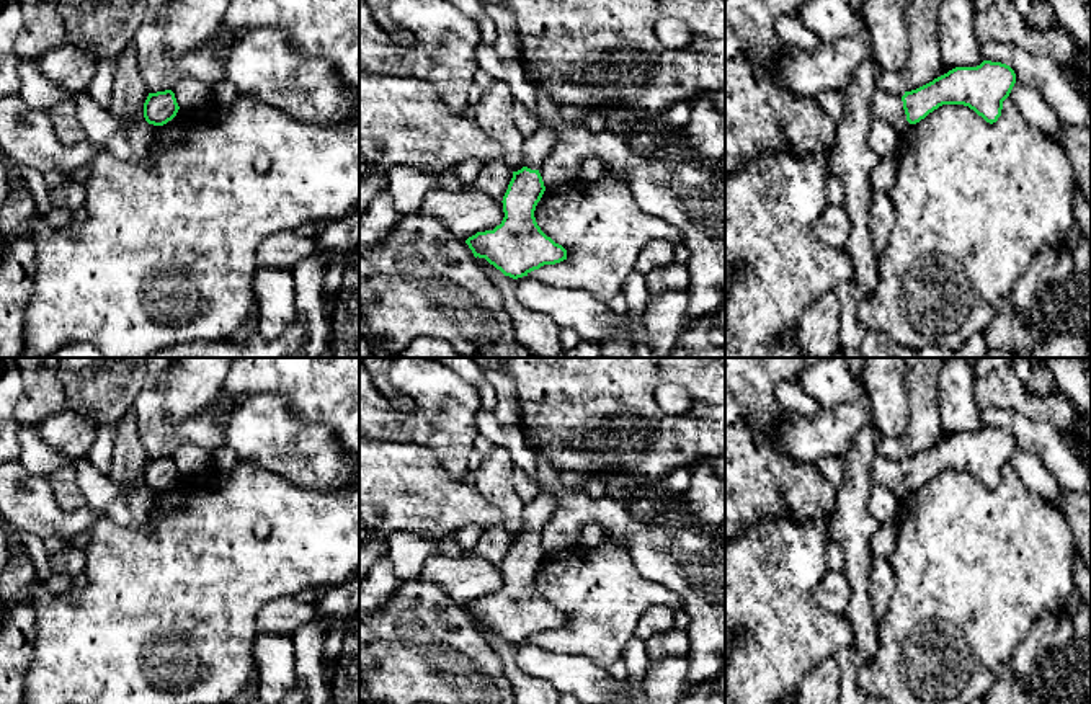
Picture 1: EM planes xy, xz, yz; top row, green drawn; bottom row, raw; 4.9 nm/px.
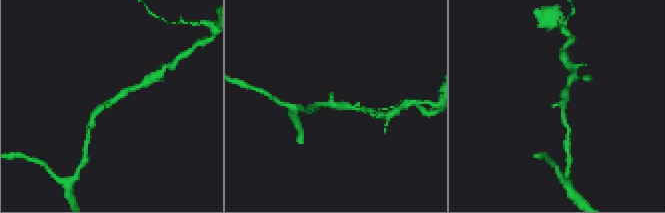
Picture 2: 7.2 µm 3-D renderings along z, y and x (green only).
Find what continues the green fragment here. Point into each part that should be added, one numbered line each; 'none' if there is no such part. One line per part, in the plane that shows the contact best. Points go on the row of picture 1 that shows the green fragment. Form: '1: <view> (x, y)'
1: yz (886, 106)

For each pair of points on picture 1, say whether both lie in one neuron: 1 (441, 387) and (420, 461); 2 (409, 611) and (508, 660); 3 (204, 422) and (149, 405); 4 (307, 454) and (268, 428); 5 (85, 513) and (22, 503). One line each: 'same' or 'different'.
1: different
2: different
3: same
4: same
5: same

